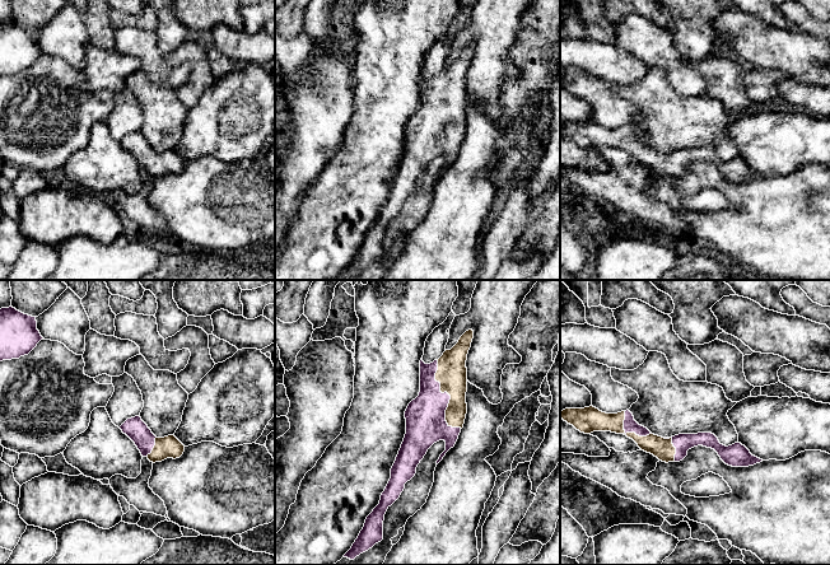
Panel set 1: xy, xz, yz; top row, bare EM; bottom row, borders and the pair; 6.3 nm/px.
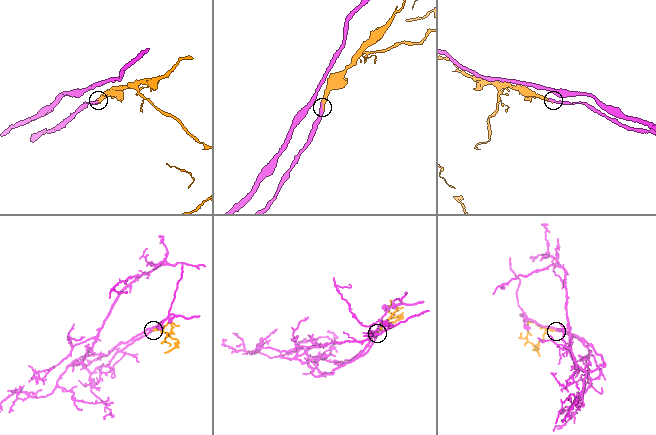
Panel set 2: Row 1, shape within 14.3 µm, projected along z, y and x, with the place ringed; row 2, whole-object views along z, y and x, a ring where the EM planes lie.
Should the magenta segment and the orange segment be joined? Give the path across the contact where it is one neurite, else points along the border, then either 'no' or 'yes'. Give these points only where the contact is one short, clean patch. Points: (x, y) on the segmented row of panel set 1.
yes

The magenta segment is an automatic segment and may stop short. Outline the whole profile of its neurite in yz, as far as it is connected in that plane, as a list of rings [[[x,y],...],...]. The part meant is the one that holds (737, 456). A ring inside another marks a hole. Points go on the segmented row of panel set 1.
[[[593,406],[565,408],[560,411],[560,419],[584,434],[593,431],[624,434],[633,439],[642,450],[666,463],[682,461],[687,456],[687,450],[698,445],[714,449],[721,459],[732,467],[749,467],[763,462],[741,443],[726,447],[712,433],[679,434],[671,438],[654,435],[639,425],[629,410],[606,414]]]

